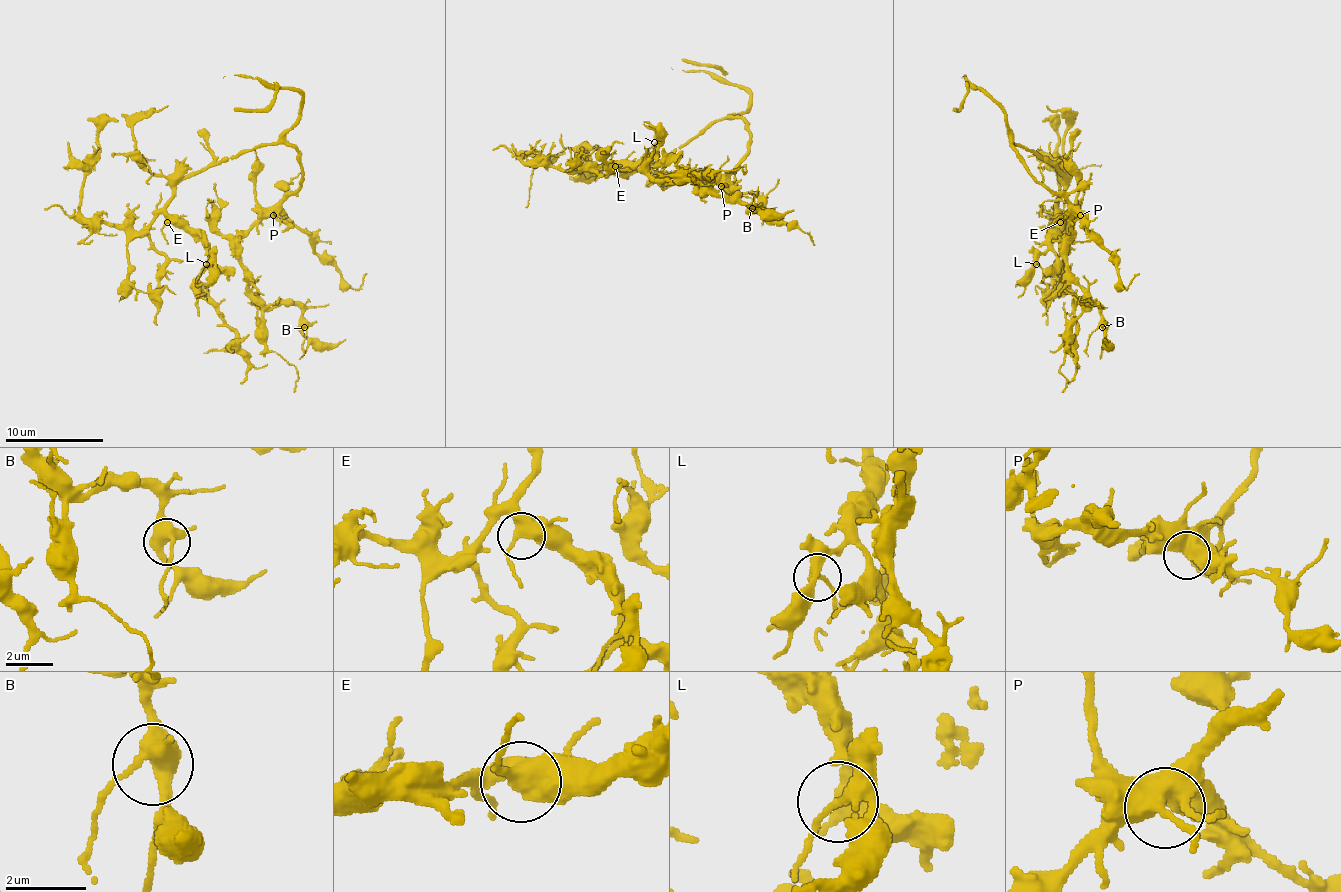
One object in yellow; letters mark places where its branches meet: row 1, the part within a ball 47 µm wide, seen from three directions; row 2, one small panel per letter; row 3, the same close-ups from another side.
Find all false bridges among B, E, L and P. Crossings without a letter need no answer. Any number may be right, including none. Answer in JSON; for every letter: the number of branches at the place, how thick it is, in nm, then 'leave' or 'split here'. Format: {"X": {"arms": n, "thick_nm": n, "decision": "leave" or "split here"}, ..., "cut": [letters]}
{"B": {"arms": 4, "thick_nm": 480, "decision": "leave"}, "E": {"arms": 3, "thick_nm": 440, "decision": "leave"}, "L": {"arms": 3, "thick_nm": 280, "decision": "leave"}, "P": {"arms": 2, "thick_nm": 600, "decision": "leave"}, "cut": []}

